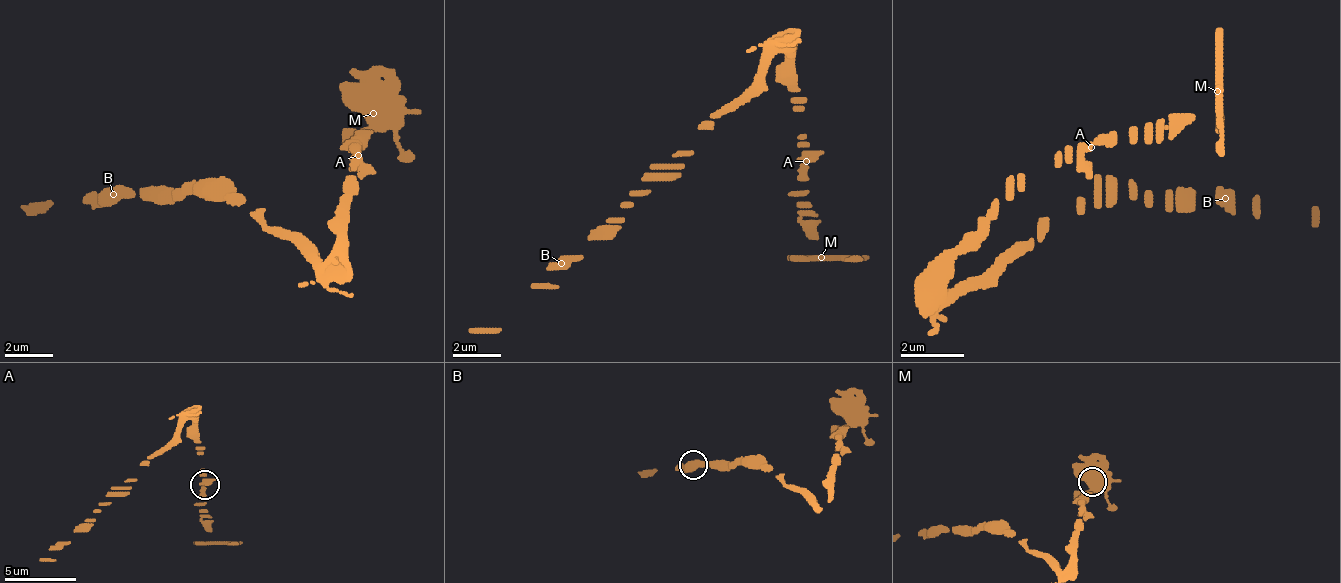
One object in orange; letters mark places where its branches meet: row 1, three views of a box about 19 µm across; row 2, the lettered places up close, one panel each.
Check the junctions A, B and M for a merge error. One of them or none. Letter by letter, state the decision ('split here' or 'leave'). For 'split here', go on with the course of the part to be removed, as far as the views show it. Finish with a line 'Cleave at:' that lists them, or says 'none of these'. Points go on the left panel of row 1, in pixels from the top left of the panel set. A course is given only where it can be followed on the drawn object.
A: leave
B: leave
M: split here; foreign part runs (371, 112), (413, 160)
Cleave at: M

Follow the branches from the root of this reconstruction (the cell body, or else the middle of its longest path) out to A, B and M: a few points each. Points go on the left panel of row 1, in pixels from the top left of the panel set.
A: (276, 225), (306, 255), (323, 261), (335, 249), (335, 207), (353, 178), (353, 160), (359, 154)
B: (276, 225), (270, 225), (264, 213), (246, 201), (210, 201), (192, 183), (180, 189), (121, 189), (115, 195)
M: (276, 225), (306, 255), (323, 261), (335, 249), (335, 207), (353, 178), (353, 142), (347, 142), (371, 112)

